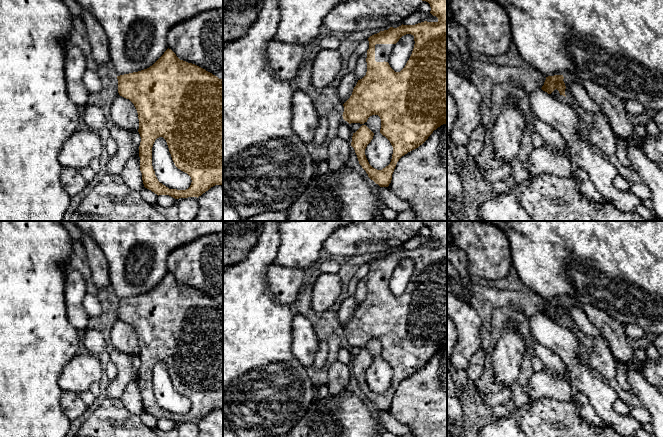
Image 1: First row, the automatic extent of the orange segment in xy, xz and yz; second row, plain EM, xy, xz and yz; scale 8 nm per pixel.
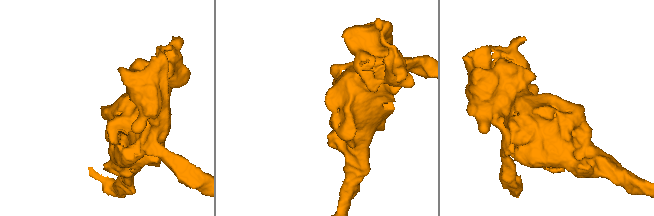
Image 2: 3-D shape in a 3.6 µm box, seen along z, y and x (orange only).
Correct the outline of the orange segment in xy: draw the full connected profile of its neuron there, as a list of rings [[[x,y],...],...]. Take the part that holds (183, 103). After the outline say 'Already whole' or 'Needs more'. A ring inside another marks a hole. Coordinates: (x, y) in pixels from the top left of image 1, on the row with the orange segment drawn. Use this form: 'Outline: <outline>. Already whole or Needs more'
Outline: [[[167,49],[149,68],[117,76],[118,93],[129,99],[135,106],[138,119],[138,132],[141,137],[139,146],[140,171],[144,187],[155,194],[169,195],[175,199],[199,197],[215,185],[223,185],[223,79],[205,69],[180,60]],[[163,137],[175,166],[191,177],[191,185],[186,190],[169,189],[160,183],[152,166],[152,147],[155,140]]]. Already whole

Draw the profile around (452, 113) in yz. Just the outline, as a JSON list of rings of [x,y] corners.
[[[447,91],[447,137],[450,136],[450,132],[457,118],[457,106],[454,98]]]

